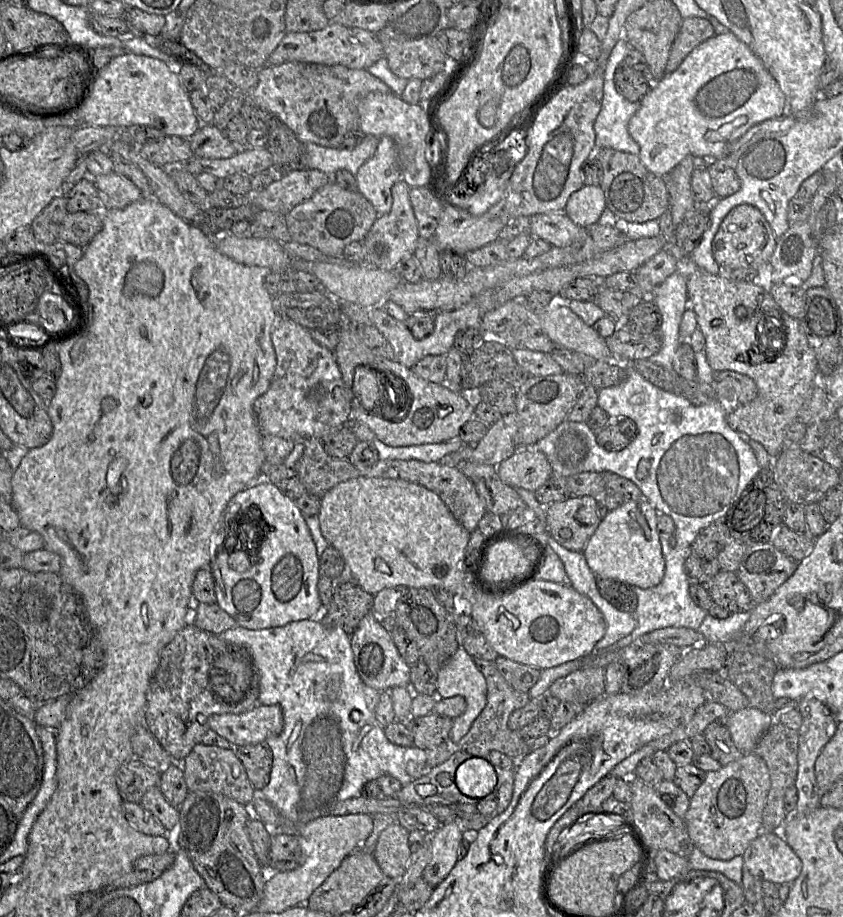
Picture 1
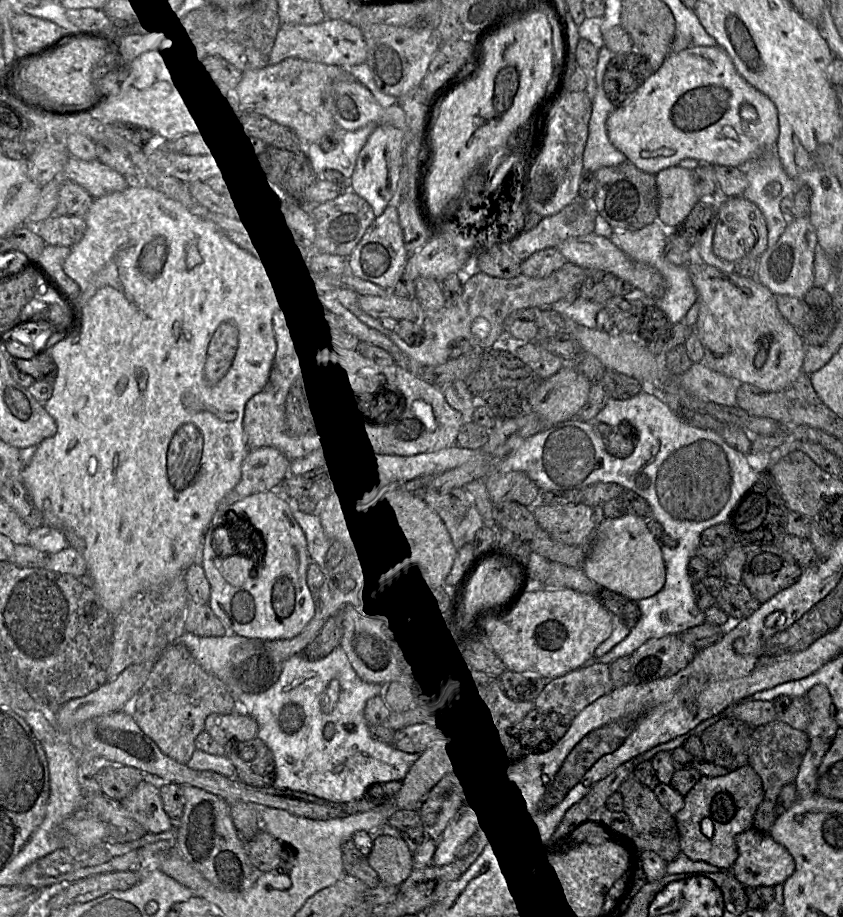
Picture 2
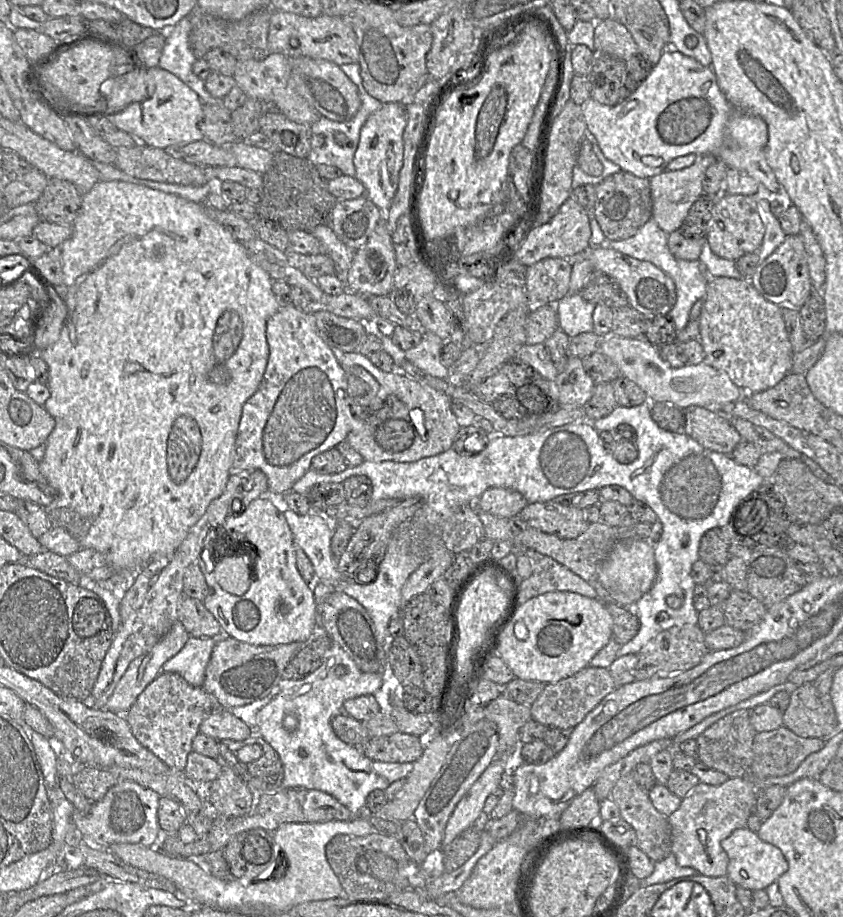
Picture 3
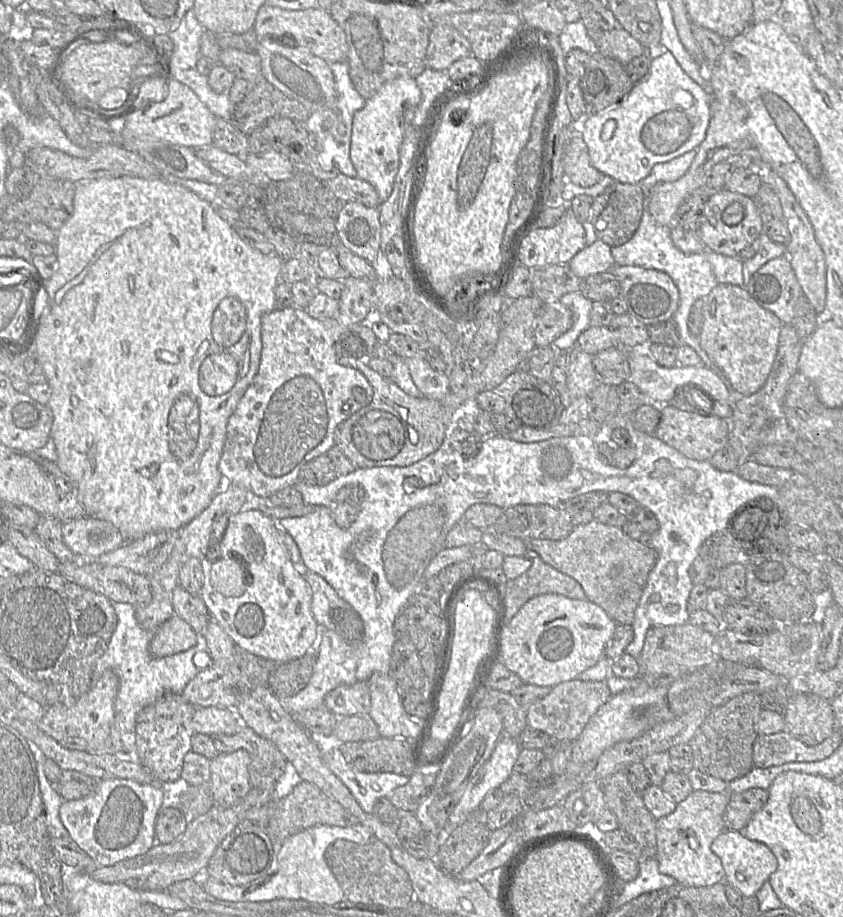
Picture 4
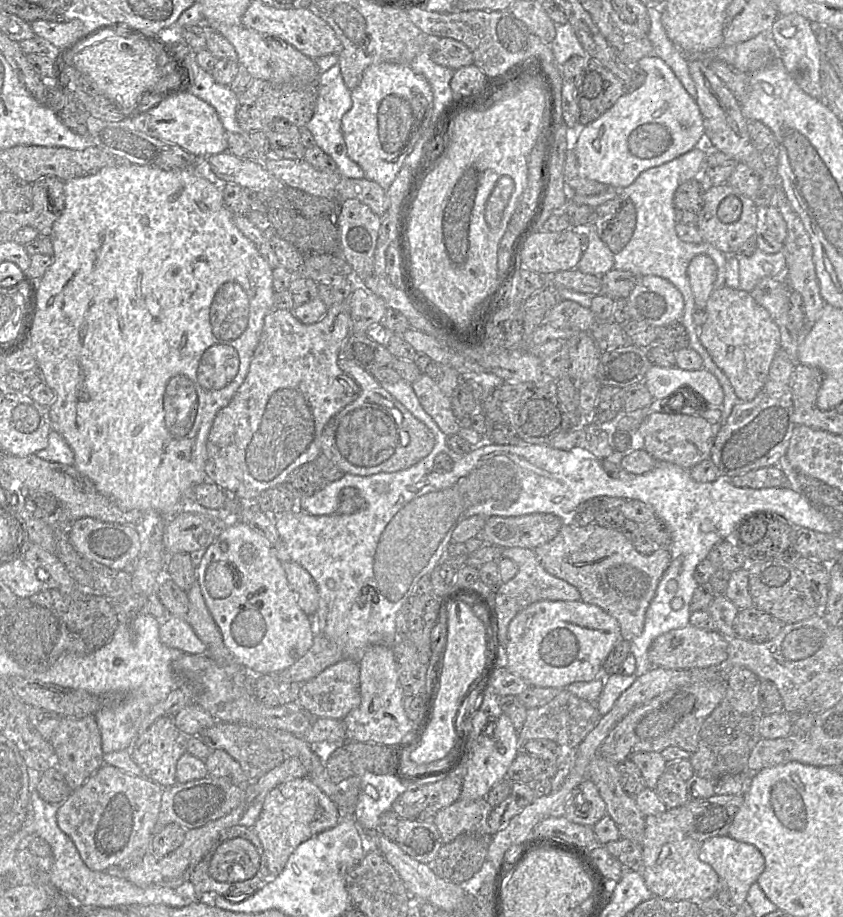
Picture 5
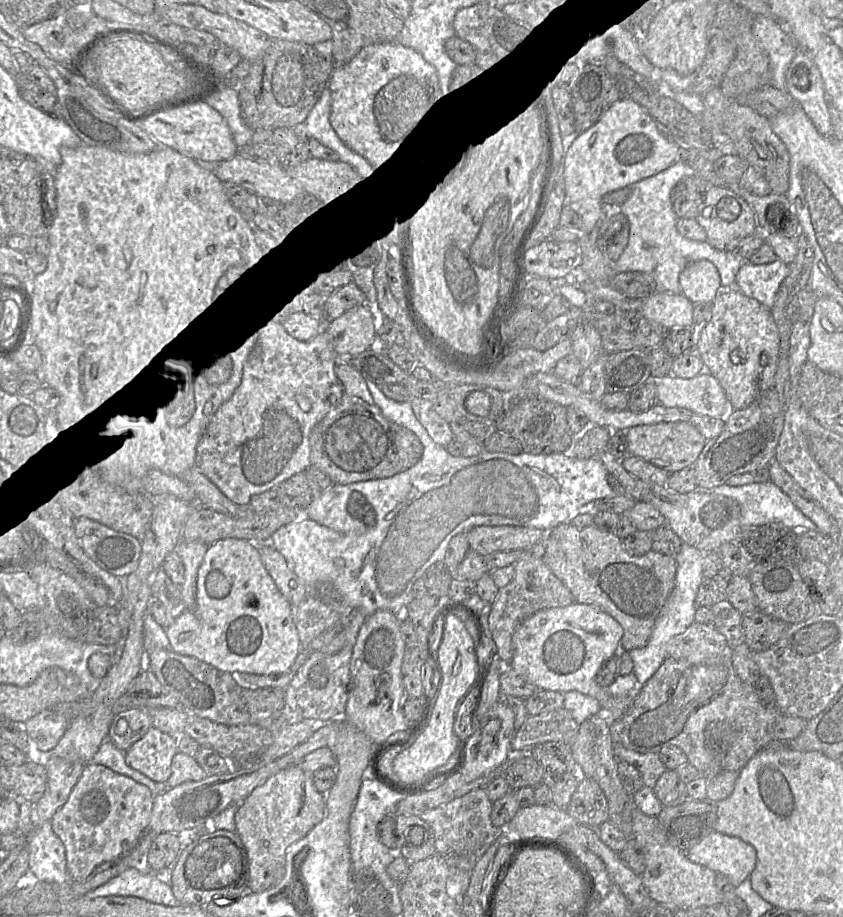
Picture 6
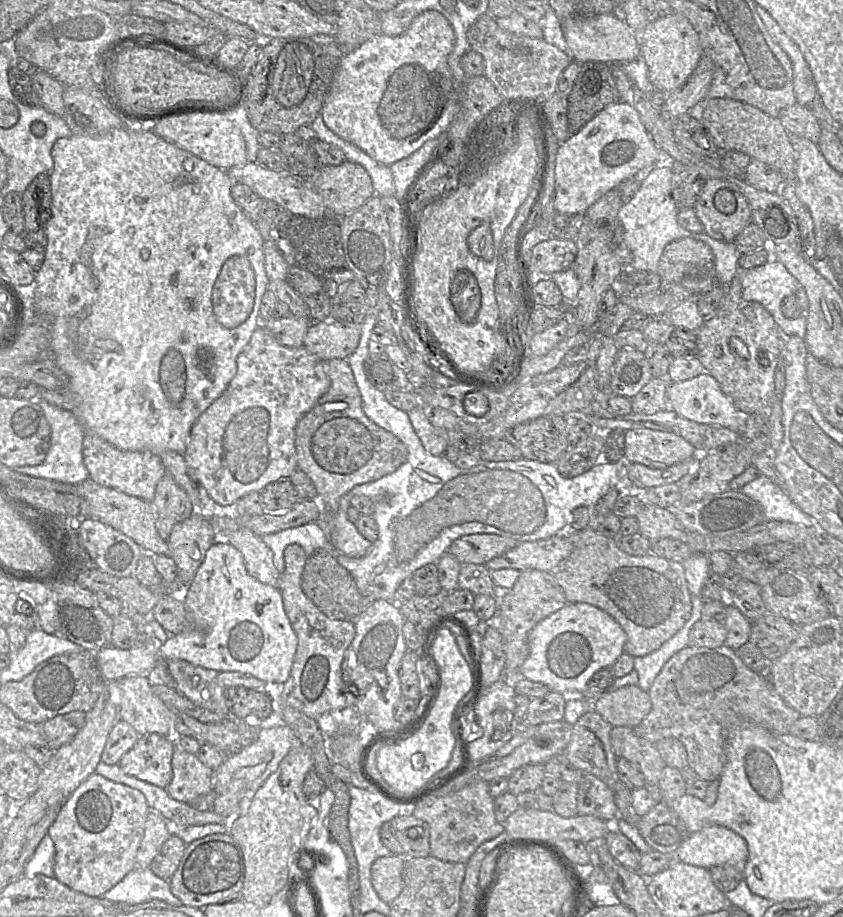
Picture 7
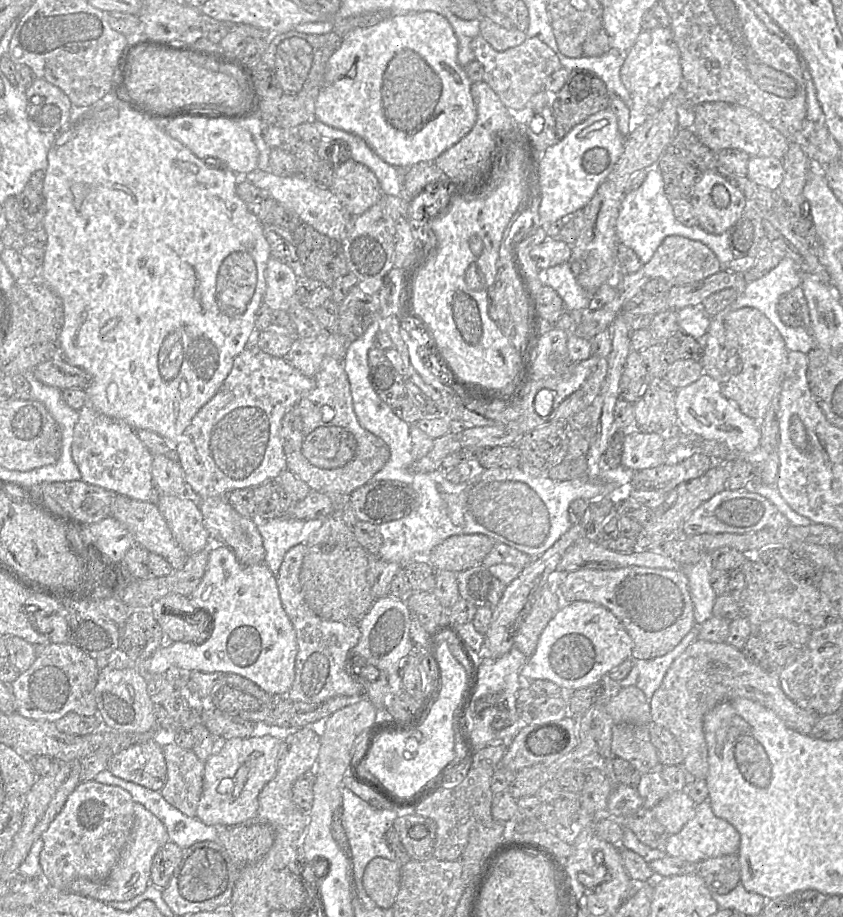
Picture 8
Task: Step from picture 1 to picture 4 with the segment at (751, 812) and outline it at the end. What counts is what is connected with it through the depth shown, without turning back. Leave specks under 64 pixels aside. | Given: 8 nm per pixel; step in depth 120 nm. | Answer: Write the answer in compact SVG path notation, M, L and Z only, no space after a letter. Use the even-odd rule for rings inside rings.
M702 790L694 791L678 803L673 813L656 820L657 854L655 859L662 874L676 879L677 884L686 887L708 887L725 881L725 871L721 859L711 851L712 842L725 831L724 813L730 793L713 793Z

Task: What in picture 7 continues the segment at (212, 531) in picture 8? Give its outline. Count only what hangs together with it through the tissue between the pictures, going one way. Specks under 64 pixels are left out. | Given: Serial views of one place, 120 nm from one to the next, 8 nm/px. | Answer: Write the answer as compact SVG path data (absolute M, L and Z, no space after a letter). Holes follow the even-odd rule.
M247 528L236 531L220 531L218 540L225 540L243 555L248 574L264 584L278 588L281 574L273 562L273 552L263 541Z

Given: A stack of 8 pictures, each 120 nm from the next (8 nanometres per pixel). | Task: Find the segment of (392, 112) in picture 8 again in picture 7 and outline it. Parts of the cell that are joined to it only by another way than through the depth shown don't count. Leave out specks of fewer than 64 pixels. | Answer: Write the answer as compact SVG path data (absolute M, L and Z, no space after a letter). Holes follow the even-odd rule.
M427 10L416 16L404 33L399 36L378 34L362 43L359 47L341 58L324 101L321 116L325 125L342 139L356 145L380 164L391 166L392 164L409 157L417 151L425 142L437 138L446 132L450 123L459 111L463 101L463 83L457 82L448 66L448 56L452 52L455 43L455 34L450 22L438 11Z

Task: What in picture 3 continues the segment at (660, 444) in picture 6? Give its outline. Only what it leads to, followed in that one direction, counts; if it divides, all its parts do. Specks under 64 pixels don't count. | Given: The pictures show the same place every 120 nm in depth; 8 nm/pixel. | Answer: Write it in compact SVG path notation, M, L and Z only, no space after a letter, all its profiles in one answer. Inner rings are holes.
M702 407L683 409L684 432L703 447L730 455L742 437L730 420L717 411Z

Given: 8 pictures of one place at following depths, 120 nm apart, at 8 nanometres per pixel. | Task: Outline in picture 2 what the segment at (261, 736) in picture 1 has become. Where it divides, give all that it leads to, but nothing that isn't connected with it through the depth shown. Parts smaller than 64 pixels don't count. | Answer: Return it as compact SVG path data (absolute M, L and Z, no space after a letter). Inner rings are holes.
M211 713L205 719L204 730L215 741L224 746L257 737L258 724L248 714Z

